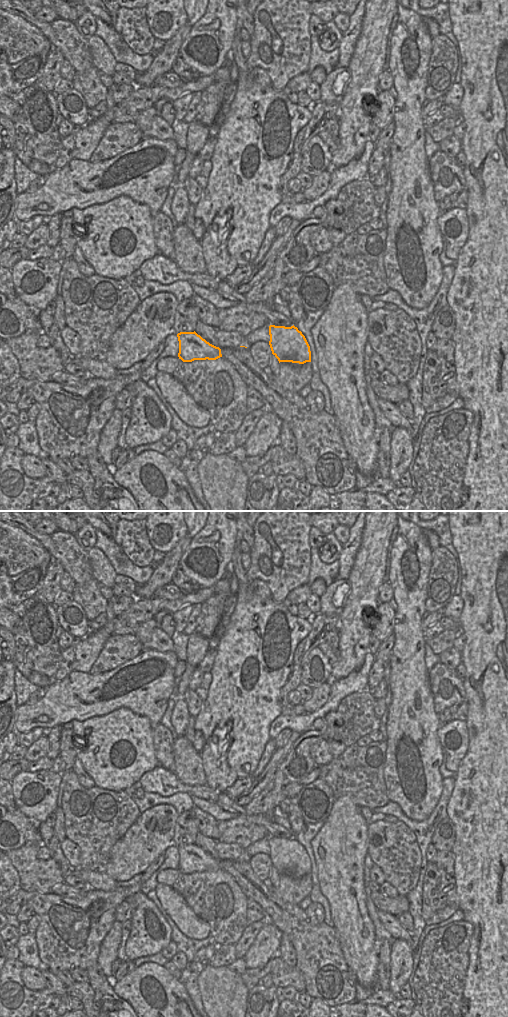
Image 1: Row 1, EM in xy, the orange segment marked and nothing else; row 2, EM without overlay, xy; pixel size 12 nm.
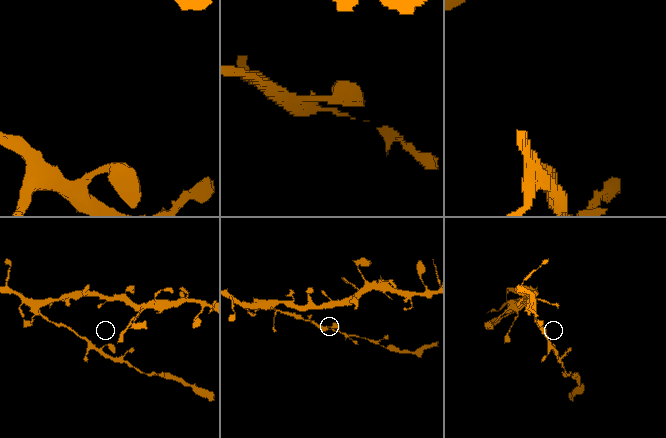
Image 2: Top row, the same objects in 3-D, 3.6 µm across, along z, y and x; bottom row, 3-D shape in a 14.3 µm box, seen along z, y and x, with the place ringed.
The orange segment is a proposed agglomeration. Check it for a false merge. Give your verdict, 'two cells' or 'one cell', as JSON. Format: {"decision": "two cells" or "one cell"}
{"decision": "one cell"}

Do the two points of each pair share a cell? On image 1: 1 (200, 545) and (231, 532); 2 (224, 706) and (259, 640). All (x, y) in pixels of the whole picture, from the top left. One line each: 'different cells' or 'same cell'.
1: same cell
2: same cell

